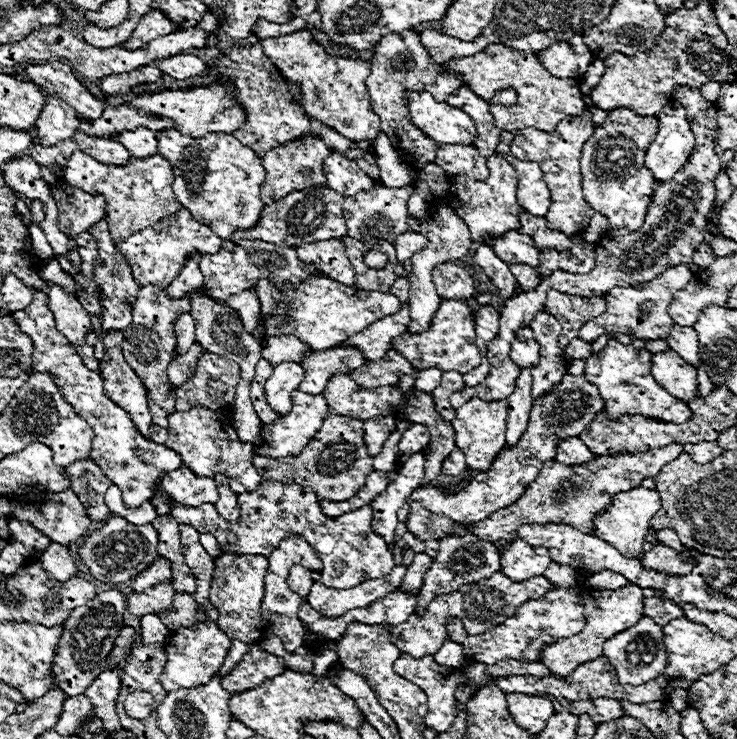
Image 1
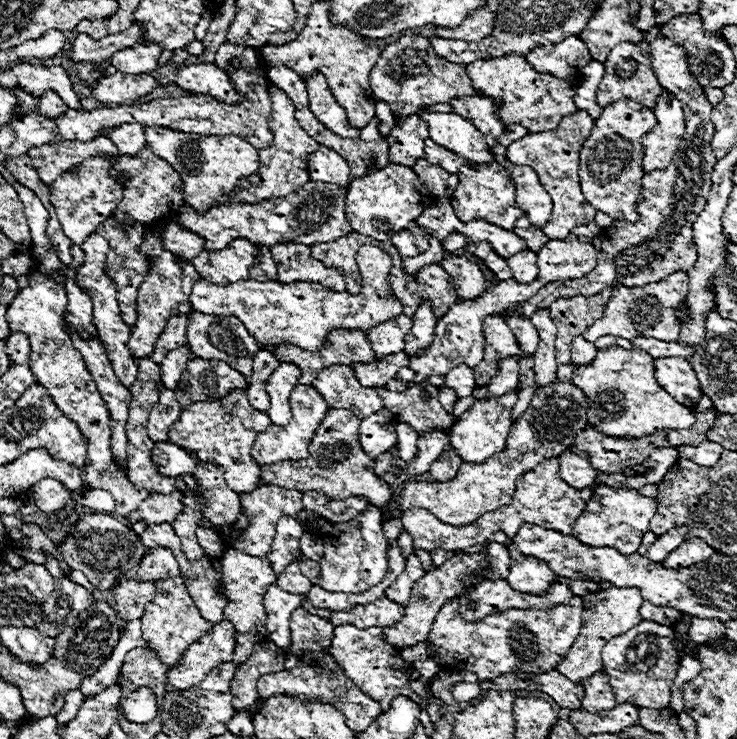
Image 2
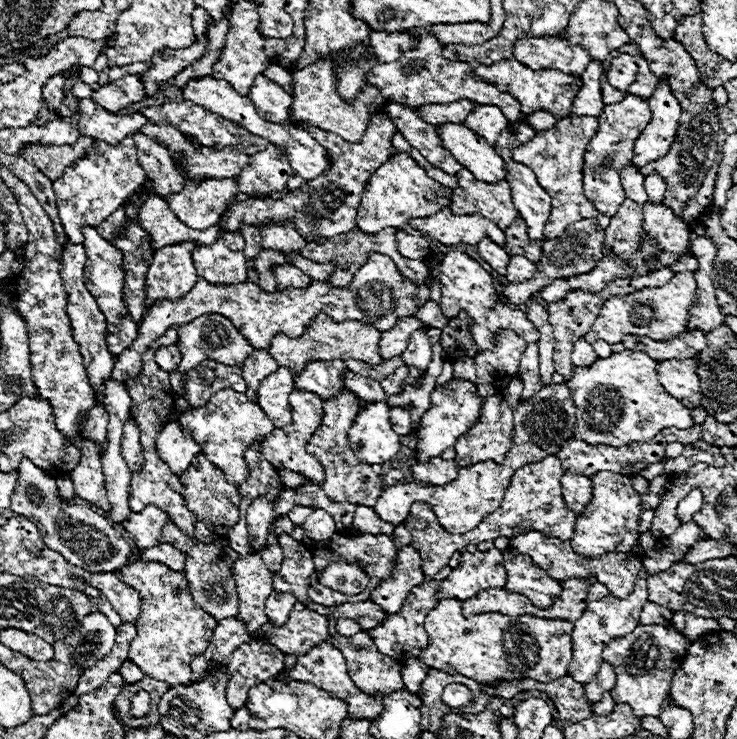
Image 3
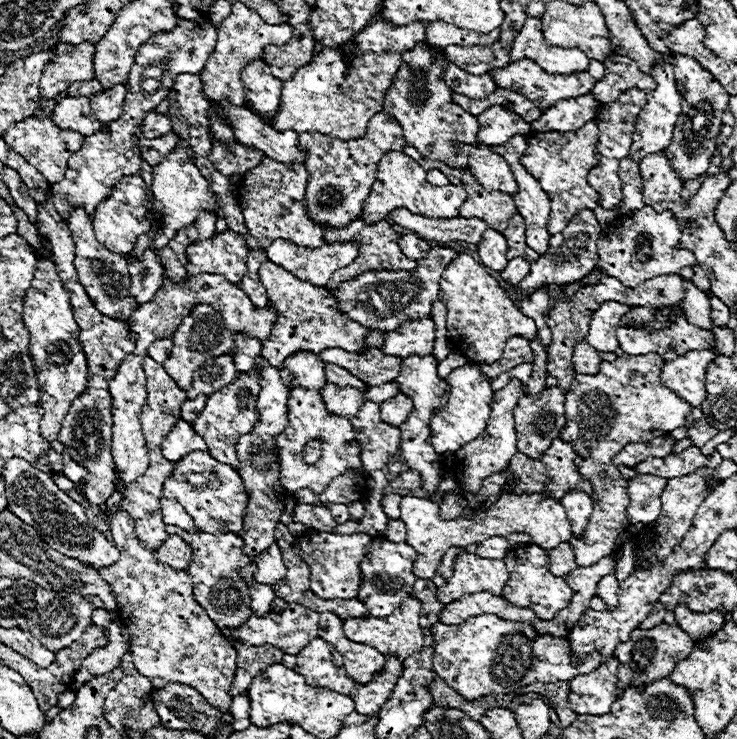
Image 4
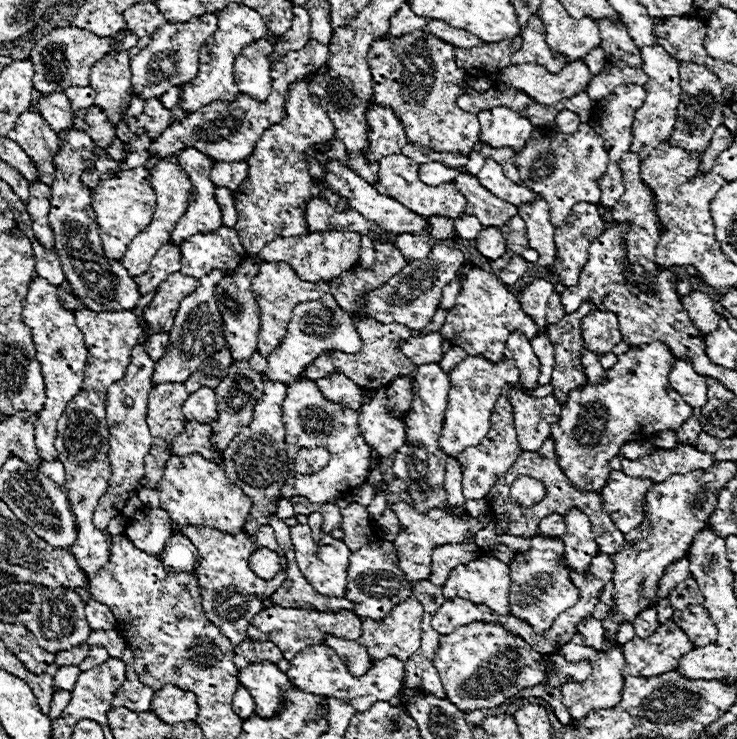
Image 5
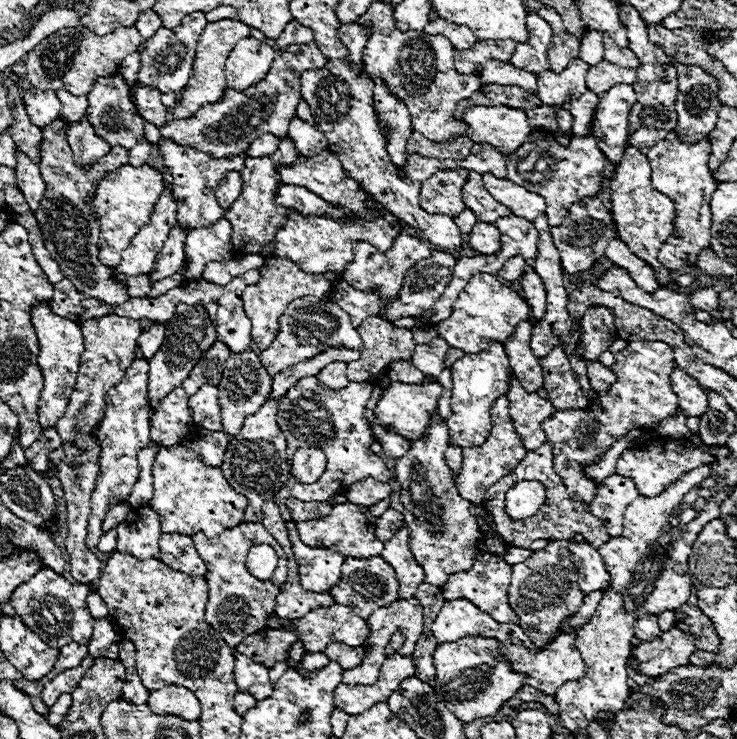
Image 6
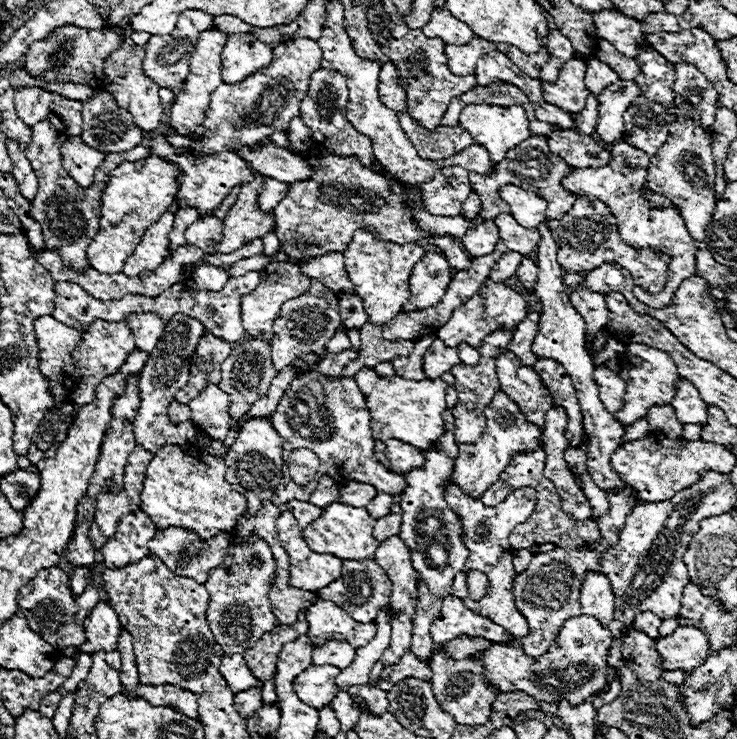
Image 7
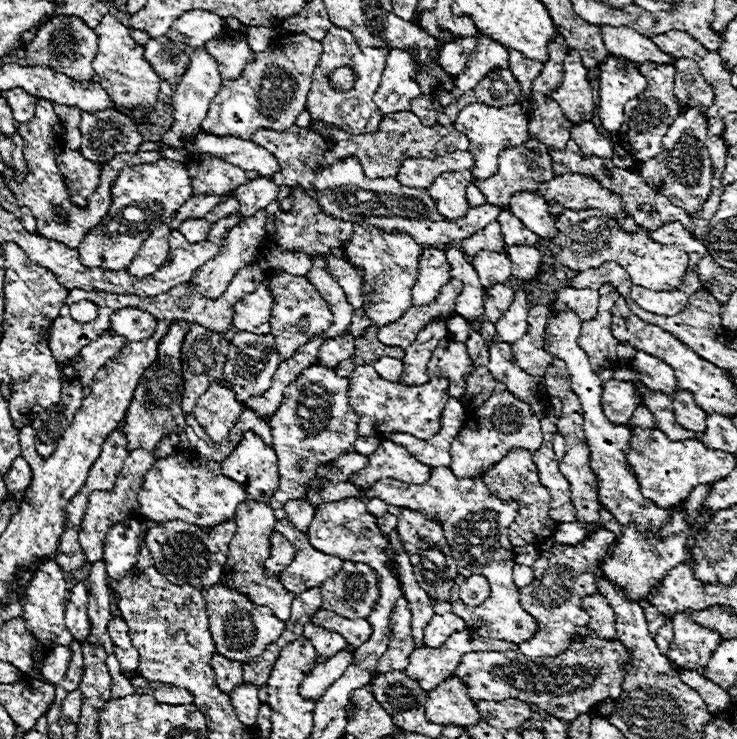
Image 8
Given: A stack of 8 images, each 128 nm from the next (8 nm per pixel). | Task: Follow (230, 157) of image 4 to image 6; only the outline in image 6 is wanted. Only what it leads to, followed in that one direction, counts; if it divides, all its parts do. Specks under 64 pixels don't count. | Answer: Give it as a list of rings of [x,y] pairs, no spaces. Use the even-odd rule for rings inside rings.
[[[240,172],[226,174],[226,178],[220,182],[220,186],[216,190],[220,206],[224,210],[228,210],[232,206],[232,202],[240,196],[240,192],[242,192],[242,176],[240,176]]]

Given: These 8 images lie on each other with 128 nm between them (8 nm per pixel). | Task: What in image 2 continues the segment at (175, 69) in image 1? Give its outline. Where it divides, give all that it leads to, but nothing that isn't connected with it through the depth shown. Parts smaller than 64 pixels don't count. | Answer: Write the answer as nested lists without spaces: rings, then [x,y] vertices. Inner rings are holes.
[[[188,64],[176,70],[176,84],[190,94],[208,94],[224,104],[242,100],[242,94],[234,90],[228,76],[214,64]]]

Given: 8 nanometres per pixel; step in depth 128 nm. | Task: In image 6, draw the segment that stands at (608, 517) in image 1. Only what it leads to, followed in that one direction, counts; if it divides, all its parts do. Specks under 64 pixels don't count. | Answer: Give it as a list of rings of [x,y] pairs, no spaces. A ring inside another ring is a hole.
[[[628,342],[628,346],[616,354],[616,364],[612,366],[612,372],[616,372],[618,376],[616,384],[612,384],[612,392],[598,396],[598,402],[602,406],[600,410],[556,410],[548,420],[544,420],[544,432],[554,452],[552,468],[564,480],[564,486],[572,500],[590,504],[596,496],[596,484],[582,472],[586,464],[594,464],[596,458],[602,458],[612,442],[626,436],[630,430],[650,430],[656,420],[664,420],[664,416],[672,416],[672,412],[678,410],[678,396],[670,386],[674,368],[676,362],[668,344]]]

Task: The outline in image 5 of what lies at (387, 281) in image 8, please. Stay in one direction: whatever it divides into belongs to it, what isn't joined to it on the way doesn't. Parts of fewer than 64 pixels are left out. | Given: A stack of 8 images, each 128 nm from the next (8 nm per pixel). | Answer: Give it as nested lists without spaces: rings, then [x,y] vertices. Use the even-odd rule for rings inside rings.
[[[398,234],[394,238],[394,244],[408,262],[430,254],[430,240],[424,236],[418,236],[418,234]],[[362,236],[360,242],[360,258],[358,258],[358,266],[364,270],[372,270],[374,264],[374,244],[370,242],[368,236]]]

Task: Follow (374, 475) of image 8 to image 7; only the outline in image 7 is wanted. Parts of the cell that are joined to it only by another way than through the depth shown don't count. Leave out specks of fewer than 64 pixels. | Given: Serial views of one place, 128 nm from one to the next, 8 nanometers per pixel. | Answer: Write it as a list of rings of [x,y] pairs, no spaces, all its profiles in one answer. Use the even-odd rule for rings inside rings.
[[[388,440],[384,454],[390,460],[390,470],[396,474],[408,474],[414,468],[424,466],[422,450],[412,448],[412,444],[404,444],[400,440]]]

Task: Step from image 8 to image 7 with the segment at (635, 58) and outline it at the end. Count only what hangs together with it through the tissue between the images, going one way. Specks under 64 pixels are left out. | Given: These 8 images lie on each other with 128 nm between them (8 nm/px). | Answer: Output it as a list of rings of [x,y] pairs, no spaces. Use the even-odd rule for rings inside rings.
[[[618,10],[612,12],[596,12],[594,24],[600,38],[608,40],[618,52],[628,58],[636,58],[646,46],[650,46],[640,30],[640,22],[624,16]]]

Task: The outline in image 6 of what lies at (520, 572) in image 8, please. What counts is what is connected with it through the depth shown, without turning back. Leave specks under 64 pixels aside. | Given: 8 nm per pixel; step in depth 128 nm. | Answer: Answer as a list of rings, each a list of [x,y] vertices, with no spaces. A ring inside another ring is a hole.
[[[510,548],[508,554],[504,556],[504,560],[514,566],[514,564],[518,564],[518,562],[524,562],[530,554],[532,554],[532,550],[528,550],[528,548]]]

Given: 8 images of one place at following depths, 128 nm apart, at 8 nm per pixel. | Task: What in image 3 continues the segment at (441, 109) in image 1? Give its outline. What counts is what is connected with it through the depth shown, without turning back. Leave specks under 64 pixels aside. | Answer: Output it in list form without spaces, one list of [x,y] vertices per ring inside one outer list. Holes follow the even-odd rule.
[[[446,122],[440,128],[442,144],[456,156],[456,160],[474,174],[476,180],[498,184],[506,180],[506,166],[498,152],[464,124]]]

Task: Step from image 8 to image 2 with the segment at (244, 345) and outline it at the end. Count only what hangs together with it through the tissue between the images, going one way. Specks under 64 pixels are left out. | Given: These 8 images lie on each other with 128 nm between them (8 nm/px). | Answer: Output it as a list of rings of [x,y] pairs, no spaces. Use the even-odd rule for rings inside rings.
[[[234,388],[220,400],[194,402],[186,410],[182,410],[180,420],[168,432],[168,442],[194,450],[200,462],[222,466],[226,470],[226,482],[234,492],[252,492],[260,482],[260,466],[252,460],[250,450],[258,432],[264,432],[270,424],[272,422],[268,414],[254,410],[248,404],[246,392]]]

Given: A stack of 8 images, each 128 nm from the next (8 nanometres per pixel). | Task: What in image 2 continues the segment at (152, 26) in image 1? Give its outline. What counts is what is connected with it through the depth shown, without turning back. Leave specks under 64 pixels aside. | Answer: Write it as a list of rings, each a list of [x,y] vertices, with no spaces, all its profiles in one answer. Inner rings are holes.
[[[130,26],[126,32],[118,32],[116,36],[104,36],[102,40],[92,40],[90,36],[78,36],[68,46],[68,60],[72,60],[74,64],[104,62],[114,52],[136,46],[140,40],[140,34],[142,34],[140,26]]]

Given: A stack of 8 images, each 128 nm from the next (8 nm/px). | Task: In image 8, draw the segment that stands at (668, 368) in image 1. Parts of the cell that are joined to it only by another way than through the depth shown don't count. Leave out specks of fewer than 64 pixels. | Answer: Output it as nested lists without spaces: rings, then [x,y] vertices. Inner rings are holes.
[[[688,392],[674,394],[674,416],[676,416],[676,422],[686,430],[692,430],[692,432],[706,430],[706,412],[694,402],[692,394]]]

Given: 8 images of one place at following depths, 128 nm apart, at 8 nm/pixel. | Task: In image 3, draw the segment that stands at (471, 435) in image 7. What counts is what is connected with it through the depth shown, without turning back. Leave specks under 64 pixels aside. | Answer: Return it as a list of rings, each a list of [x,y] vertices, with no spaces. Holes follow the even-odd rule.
[[[450,380],[442,386],[436,386],[432,396],[430,396],[430,408],[422,418],[422,428],[418,430],[418,442],[416,442],[416,454],[414,458],[420,460],[430,460],[440,456],[446,448],[452,448],[456,440],[462,434],[468,434],[468,430],[476,424],[476,418],[480,416],[480,406],[484,404],[484,398],[478,396],[476,384],[468,380]]]

